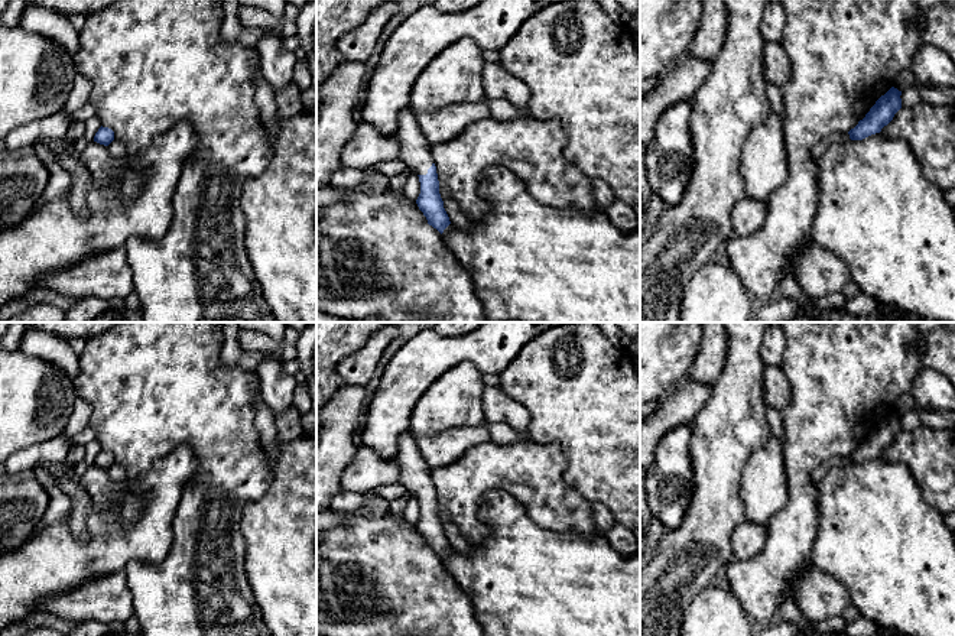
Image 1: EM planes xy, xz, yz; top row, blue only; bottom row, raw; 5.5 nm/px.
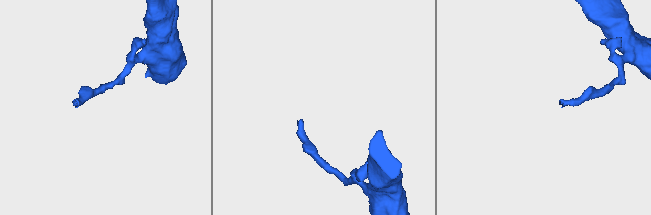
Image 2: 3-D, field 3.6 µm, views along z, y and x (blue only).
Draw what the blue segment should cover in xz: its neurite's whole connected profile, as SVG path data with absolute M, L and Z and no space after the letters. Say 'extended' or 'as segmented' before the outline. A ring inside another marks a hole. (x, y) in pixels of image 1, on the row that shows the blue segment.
extended | M410 107L397 116L397 137L400 140L399 159L407 165L410 172L419 176L420 194L416 204L426 217L428 224L442 234L451 221L439 194L431 145L423 137L418 126L416 113Z

